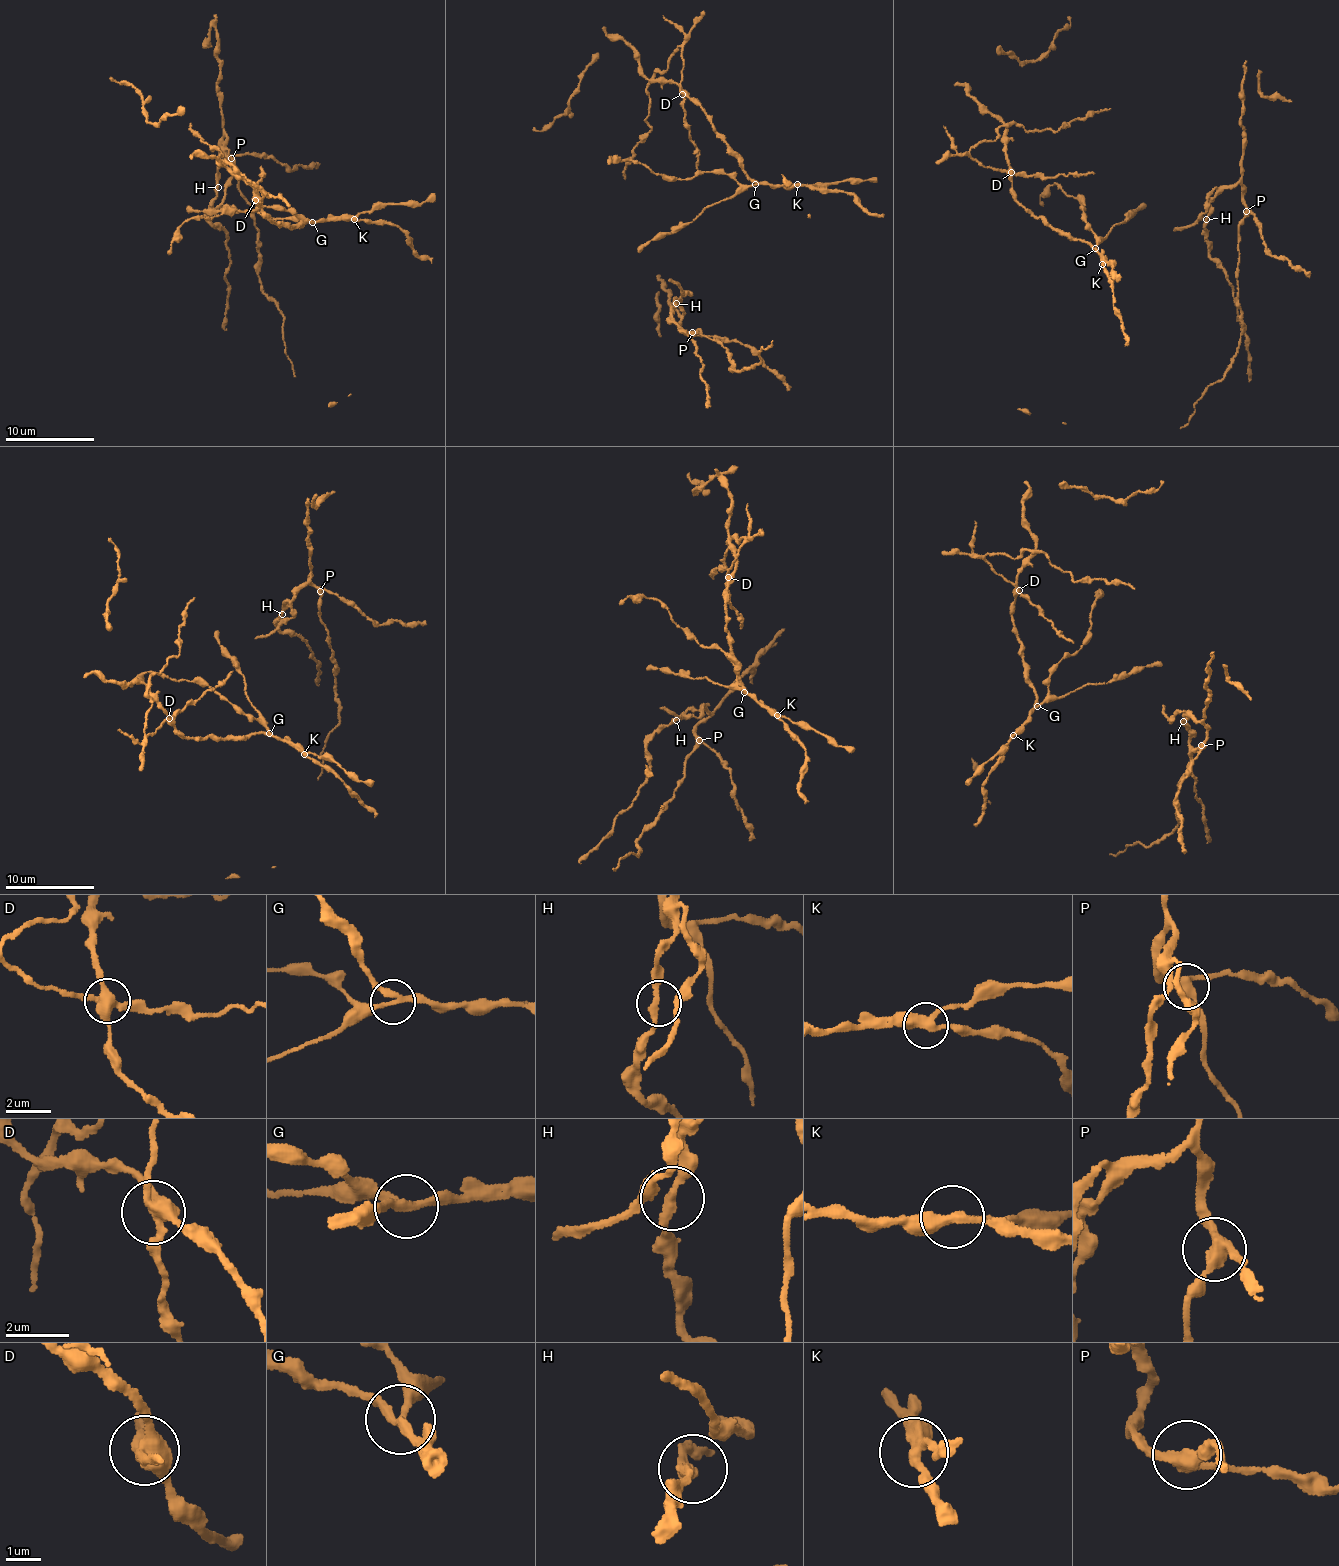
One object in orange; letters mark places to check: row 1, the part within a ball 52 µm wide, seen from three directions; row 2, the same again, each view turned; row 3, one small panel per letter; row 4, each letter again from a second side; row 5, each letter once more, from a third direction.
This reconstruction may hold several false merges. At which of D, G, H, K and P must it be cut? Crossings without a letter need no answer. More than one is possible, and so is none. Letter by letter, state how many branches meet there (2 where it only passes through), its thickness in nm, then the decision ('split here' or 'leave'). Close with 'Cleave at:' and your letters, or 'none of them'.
D: 4 branches meet; 400 nm thick; split here
G: 3 branches meet; 200 nm thick; split here
H: 3 branches meet; 200 nm thick; leave
K: 3 branches meet; 320 nm thick; split here
P: 3 branches meet; 340 nm thick; leave
Cleave at: D, G, K

